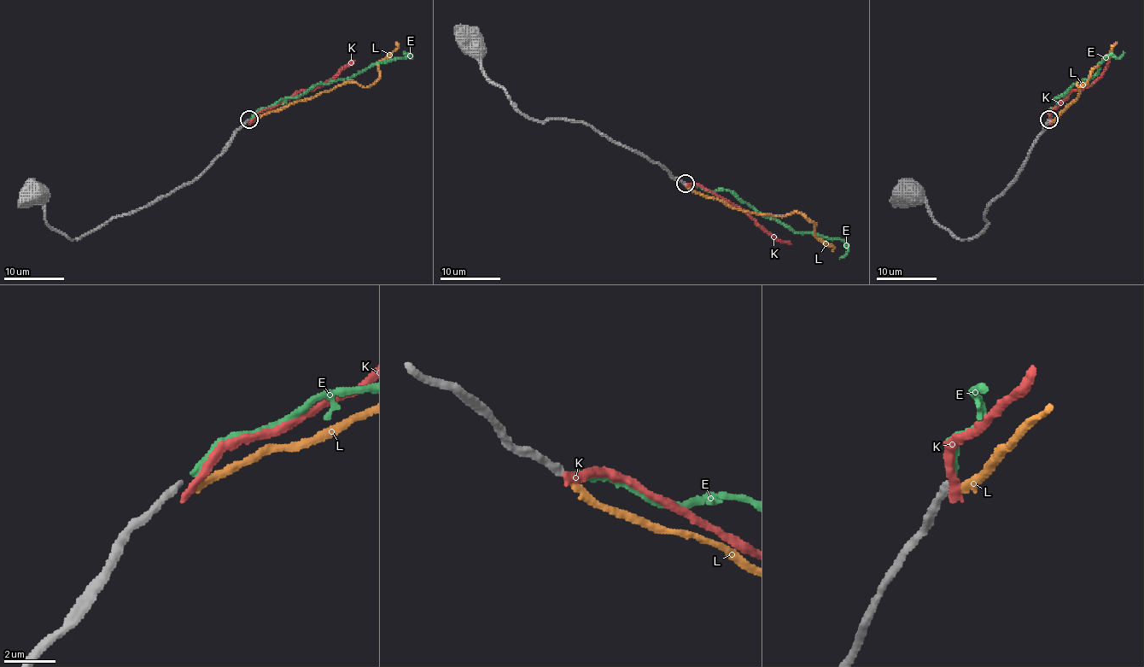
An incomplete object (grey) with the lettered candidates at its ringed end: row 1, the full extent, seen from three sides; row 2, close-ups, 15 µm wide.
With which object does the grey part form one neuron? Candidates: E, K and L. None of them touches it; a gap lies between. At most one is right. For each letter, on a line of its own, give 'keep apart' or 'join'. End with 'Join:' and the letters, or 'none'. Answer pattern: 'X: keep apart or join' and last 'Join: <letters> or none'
E: join
K: keep apart
L: keep apart
Join: E

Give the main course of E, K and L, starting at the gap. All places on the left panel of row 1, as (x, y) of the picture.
E: (250, 118), (271, 106), (297, 98), (315, 84), (350, 78), (359, 71), (389, 60), (411, 57), (403, 51)
K: (250, 119), (300, 90), (320, 87), (354, 60)
L: (250, 121), (259, 114), (320, 95), (346, 83), (368, 87), (379, 77), (379, 63), (397, 46), (395, 42)

